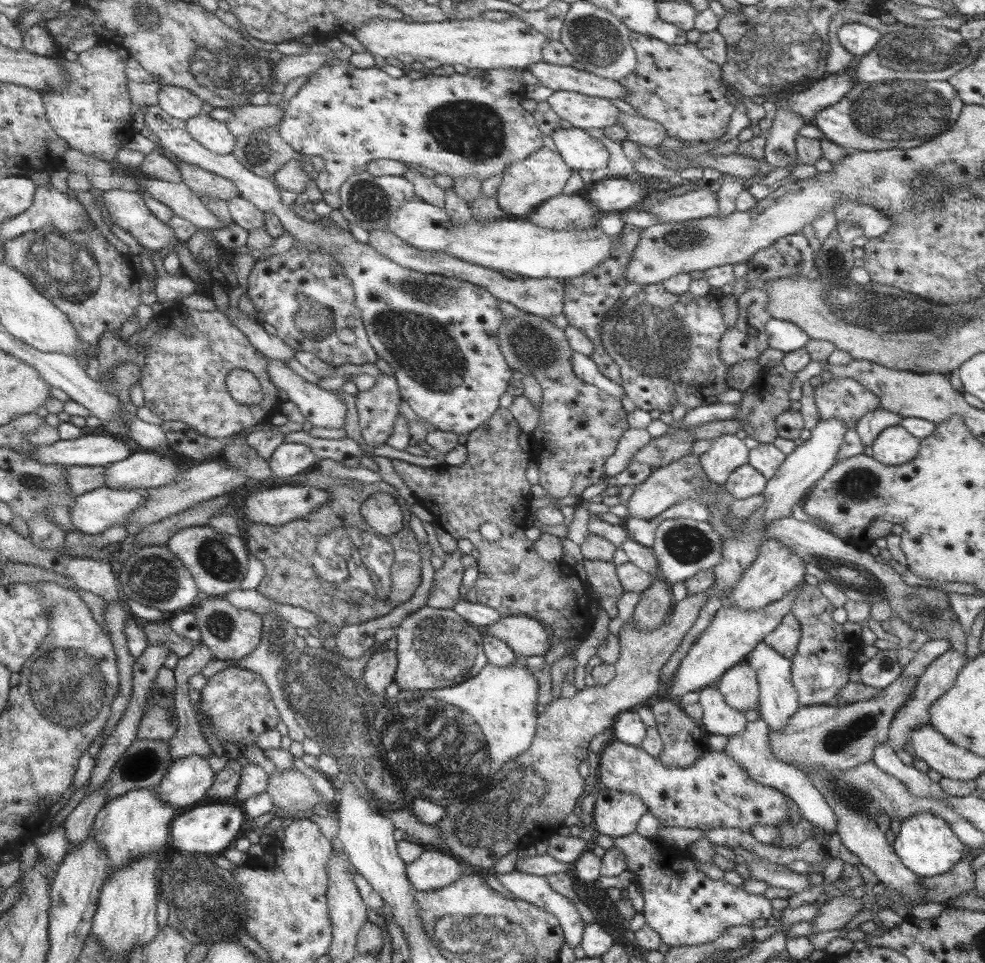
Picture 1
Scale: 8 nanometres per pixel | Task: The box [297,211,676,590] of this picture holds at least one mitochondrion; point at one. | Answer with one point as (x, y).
(418, 344)

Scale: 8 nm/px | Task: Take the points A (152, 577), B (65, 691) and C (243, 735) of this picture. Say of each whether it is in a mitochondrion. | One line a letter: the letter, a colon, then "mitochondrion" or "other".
A: mitochondrion
B: mitochondrion
C: other

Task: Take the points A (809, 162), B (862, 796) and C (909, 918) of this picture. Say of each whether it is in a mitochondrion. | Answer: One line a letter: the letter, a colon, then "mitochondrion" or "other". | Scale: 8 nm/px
A: other
B: mitochondrion
C: other

